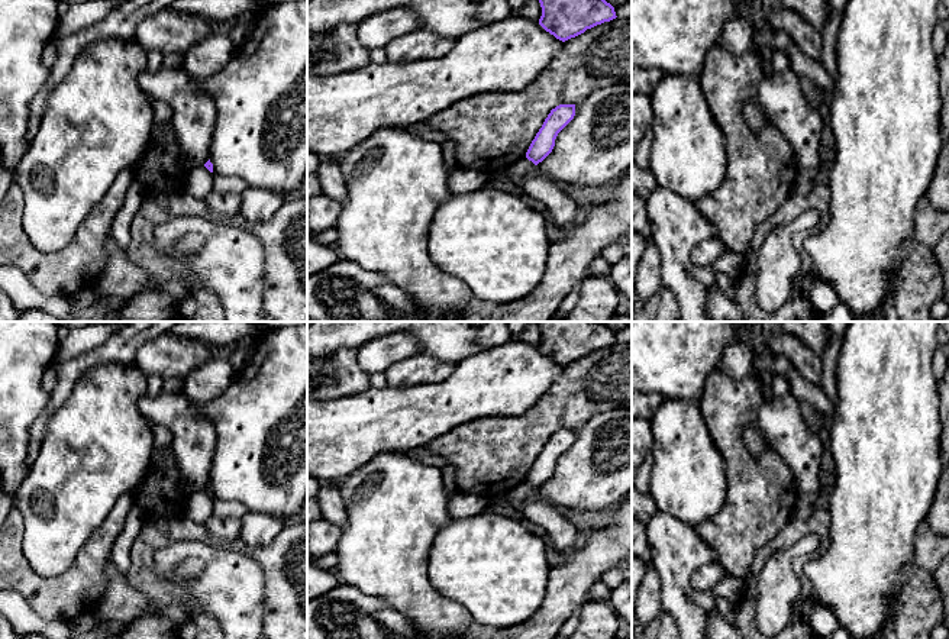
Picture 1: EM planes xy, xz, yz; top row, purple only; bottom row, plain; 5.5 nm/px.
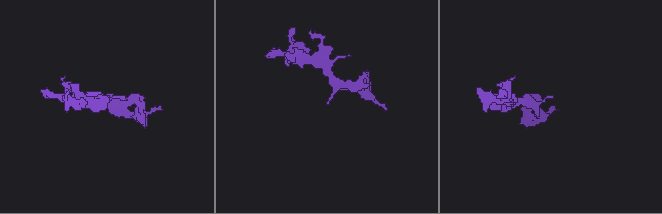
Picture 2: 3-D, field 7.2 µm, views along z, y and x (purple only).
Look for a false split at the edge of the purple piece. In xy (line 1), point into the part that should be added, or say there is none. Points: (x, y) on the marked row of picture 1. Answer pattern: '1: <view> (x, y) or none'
1: none

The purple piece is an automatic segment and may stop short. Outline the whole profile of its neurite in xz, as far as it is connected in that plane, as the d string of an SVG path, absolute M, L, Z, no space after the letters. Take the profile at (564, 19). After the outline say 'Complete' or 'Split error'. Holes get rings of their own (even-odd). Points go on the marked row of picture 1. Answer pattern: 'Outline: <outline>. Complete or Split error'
Outline: M539 0L539 25L565 42L604 22L616 19L614 7L606 0Z. Complete

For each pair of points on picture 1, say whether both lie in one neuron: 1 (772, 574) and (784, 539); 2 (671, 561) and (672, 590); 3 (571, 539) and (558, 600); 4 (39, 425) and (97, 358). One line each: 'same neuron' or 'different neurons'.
1: different neurons
2: same neuron
3: different neurons
4: same neuron

